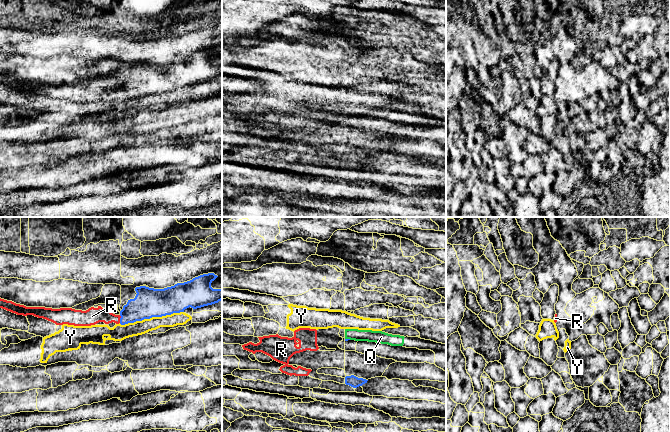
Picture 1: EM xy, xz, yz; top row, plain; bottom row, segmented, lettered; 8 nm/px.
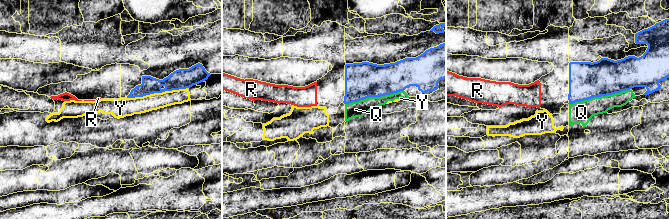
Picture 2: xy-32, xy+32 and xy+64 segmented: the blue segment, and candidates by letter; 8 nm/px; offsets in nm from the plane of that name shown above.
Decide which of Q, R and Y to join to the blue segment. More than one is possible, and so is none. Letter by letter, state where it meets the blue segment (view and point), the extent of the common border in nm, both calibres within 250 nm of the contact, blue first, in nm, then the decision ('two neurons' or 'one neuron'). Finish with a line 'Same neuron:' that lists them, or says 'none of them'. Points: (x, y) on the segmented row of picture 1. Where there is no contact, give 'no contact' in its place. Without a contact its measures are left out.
Q: xz (348, 339) | 50 nm | 20/100 nm | two neurons
R: xy (120, 319) | 60 nm | 220/140 nm | one neuron
Y: xy (151, 317) | 550 nm | 240/110 nm | two neurons
Same neuron: R

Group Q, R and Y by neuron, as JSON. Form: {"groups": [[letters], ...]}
{"groups": [["Q", "Y"], ["R"]]}

